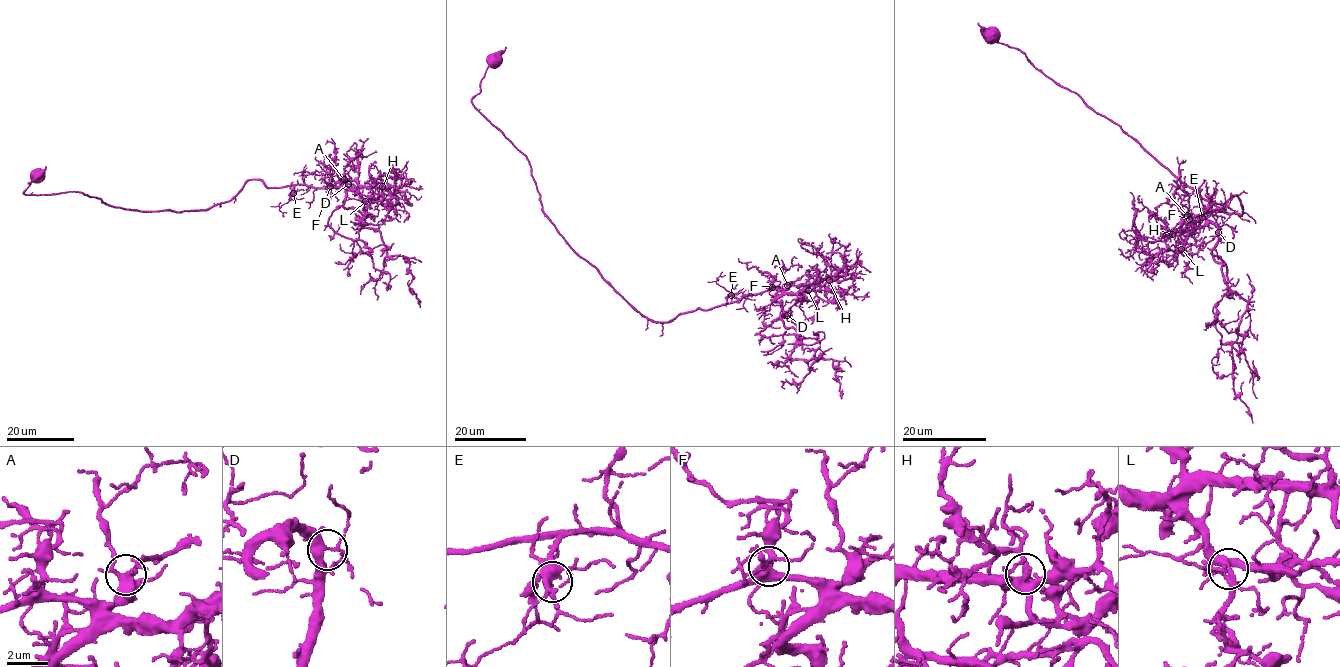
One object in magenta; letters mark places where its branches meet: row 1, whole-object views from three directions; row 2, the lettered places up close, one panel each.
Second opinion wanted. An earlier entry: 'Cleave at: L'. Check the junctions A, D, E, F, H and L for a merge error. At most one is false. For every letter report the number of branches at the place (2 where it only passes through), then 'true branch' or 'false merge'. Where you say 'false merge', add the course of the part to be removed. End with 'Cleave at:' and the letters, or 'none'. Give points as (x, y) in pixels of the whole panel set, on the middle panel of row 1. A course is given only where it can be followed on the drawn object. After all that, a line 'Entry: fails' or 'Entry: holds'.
A: branches 6; true branch
D: branches 6; true branch
E: branches 5; true branch
F: branches 4; true branch
H: branches 6; true branch
L: branches 6; true branch
Cleave at: none
Entry: fails

